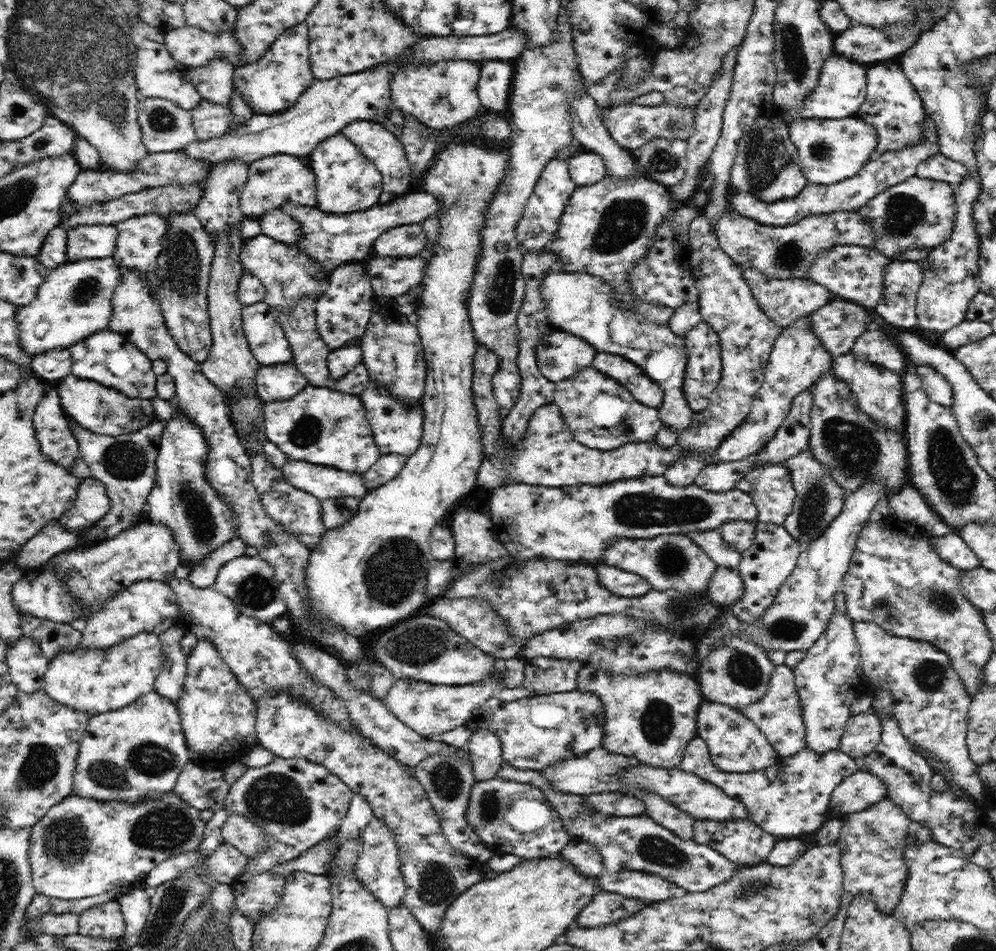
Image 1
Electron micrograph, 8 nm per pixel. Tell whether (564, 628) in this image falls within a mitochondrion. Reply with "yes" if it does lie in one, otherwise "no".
no

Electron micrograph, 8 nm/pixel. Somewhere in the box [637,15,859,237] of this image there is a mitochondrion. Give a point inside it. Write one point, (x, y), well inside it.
(766, 153)

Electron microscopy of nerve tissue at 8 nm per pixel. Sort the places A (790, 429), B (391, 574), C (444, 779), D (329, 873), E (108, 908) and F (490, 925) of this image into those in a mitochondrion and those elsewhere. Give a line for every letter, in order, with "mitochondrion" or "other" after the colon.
A: other
B: mitochondrion
C: mitochondrion
D: other
E: other
F: other

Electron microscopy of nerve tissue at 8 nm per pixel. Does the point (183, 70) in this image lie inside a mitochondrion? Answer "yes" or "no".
no

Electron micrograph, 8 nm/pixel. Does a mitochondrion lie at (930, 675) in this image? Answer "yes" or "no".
yes

